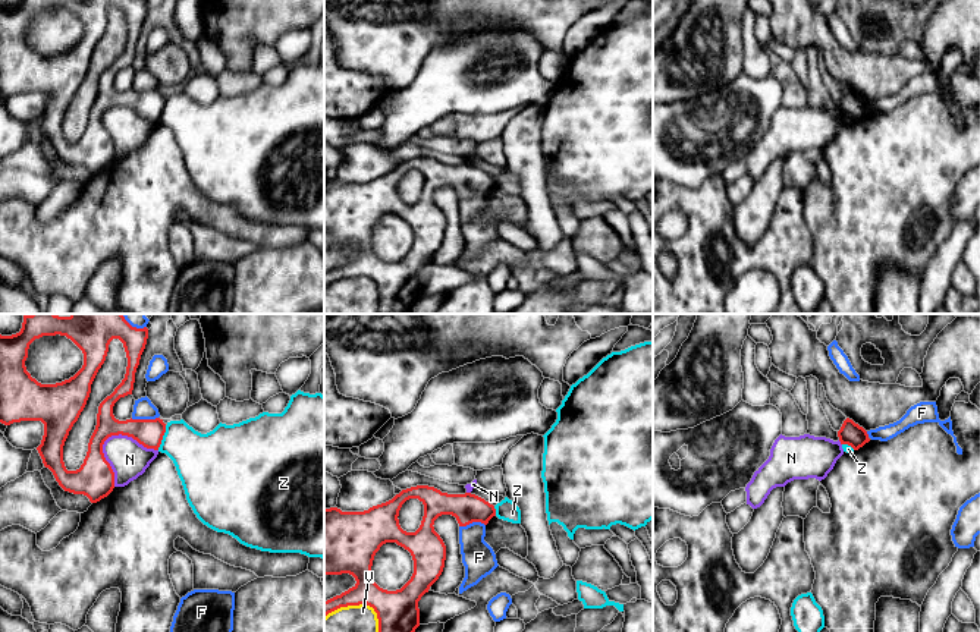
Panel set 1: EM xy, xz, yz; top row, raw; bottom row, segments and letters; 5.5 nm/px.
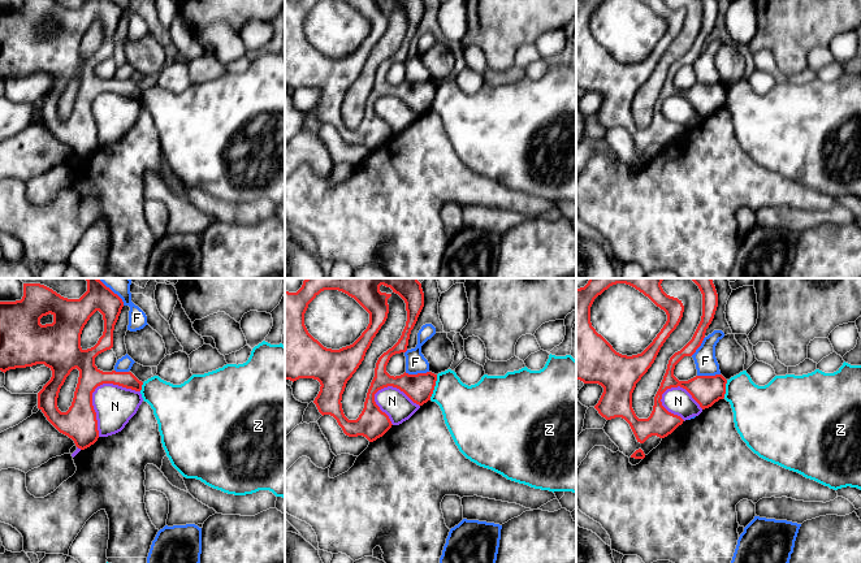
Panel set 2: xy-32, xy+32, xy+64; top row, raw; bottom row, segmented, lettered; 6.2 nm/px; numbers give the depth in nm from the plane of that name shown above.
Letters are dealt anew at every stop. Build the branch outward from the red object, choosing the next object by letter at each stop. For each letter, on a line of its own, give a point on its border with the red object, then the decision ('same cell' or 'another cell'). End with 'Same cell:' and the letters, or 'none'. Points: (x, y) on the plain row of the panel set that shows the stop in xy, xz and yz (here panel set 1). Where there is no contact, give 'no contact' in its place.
F: xy (144, 91) | another cell
N: xy (109, 107) | another cell
V: xz (366, 274) | another cell
Z: xy (162, 109) | another cell
Same cell: none

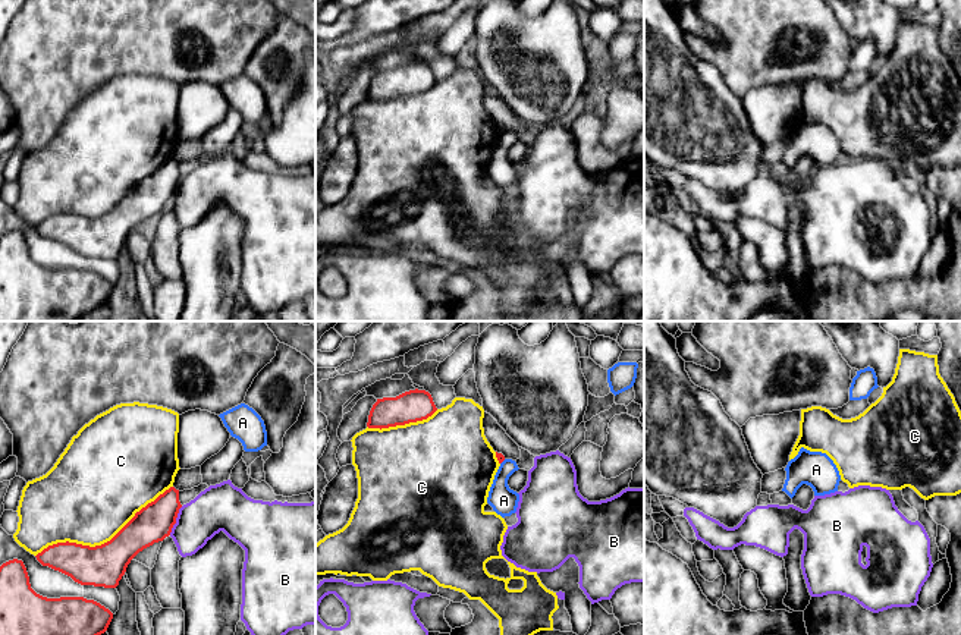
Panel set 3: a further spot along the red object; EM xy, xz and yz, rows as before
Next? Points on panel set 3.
A: xz (502, 132) | another cell
B: xy (175, 192) | another cell
C: xy (103, 216) | another cell
Same cell: none

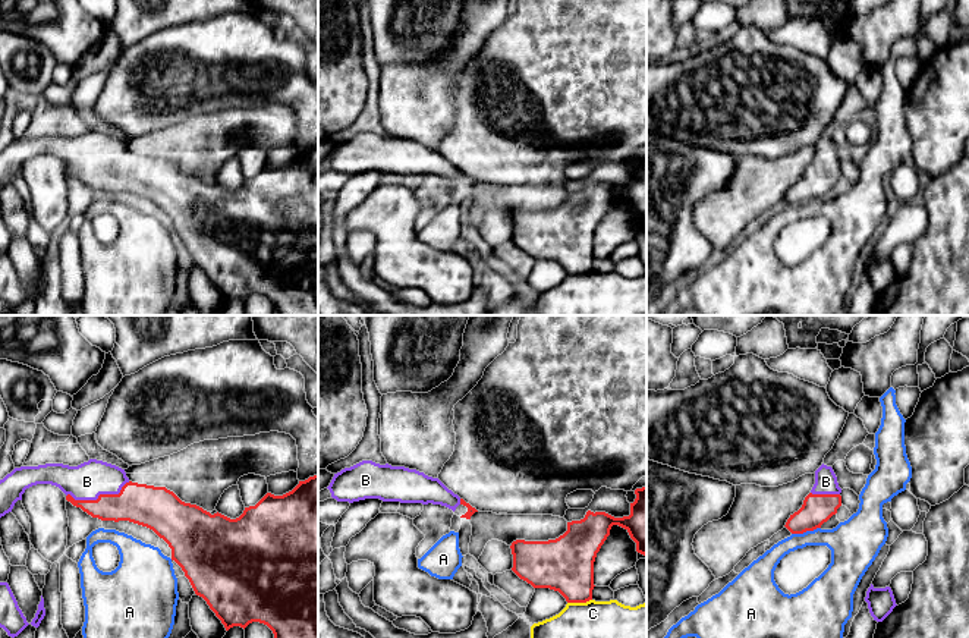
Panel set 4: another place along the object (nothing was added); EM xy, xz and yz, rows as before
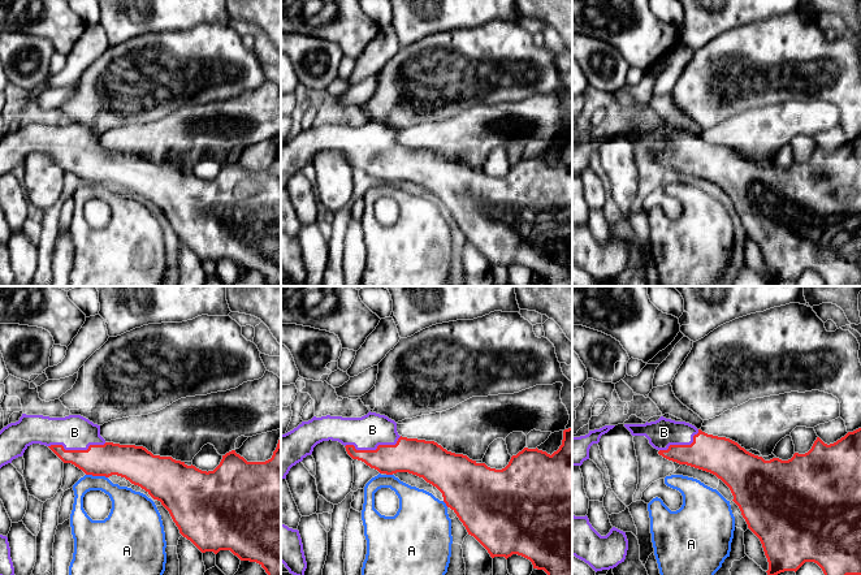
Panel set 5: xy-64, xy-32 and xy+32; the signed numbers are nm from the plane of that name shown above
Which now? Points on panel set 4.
A: yz (805, 203) | another cell
B: xy (98, 167) | same cell
C: xz (579, 273) | another cell
Same cell: B

